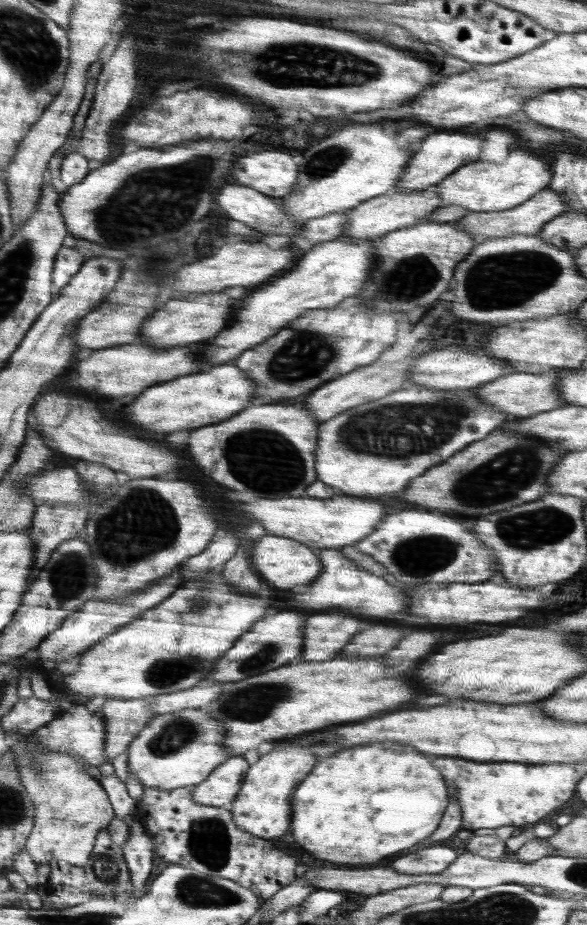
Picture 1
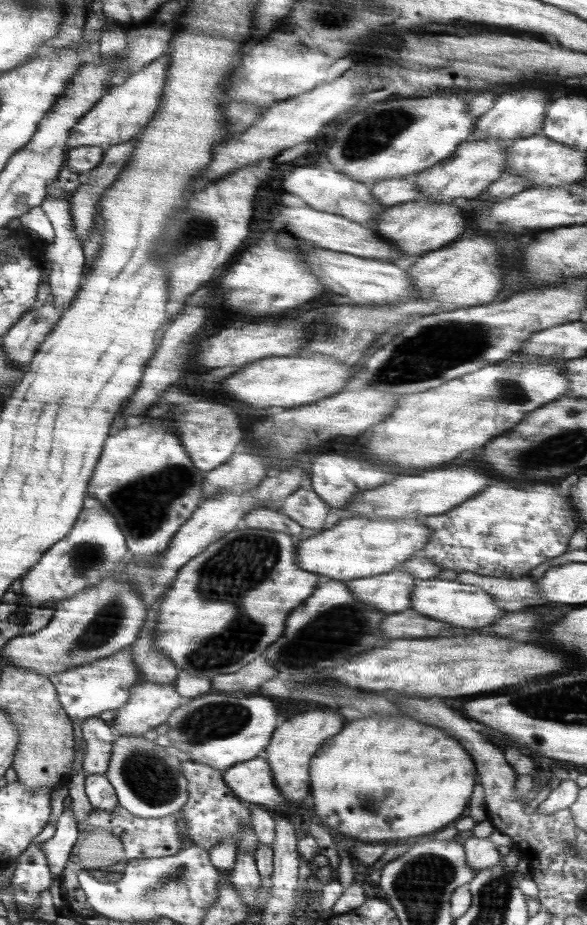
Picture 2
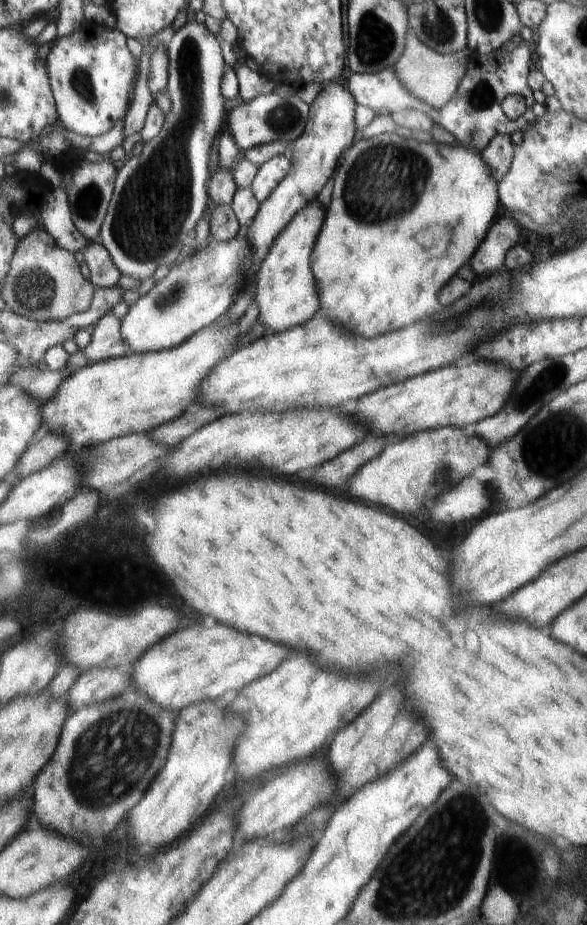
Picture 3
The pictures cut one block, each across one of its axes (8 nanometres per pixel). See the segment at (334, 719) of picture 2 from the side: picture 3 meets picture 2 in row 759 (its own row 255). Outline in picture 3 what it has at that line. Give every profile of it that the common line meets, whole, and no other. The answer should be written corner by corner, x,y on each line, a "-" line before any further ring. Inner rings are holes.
311,201
294,216
261,262
261,268
255,275
252,293
260,309
258,320
262,320
262,326
268,326
272,333
280,333
302,325
320,310
312,259
326,216
326,207
319,201

